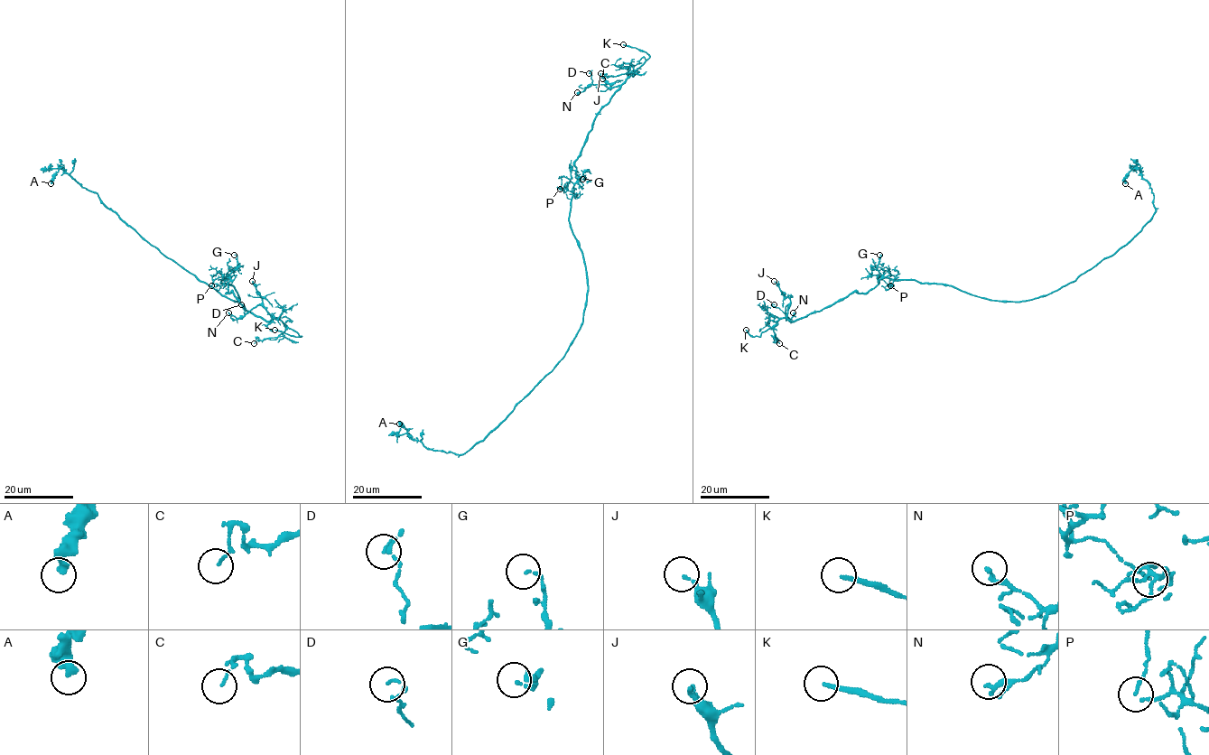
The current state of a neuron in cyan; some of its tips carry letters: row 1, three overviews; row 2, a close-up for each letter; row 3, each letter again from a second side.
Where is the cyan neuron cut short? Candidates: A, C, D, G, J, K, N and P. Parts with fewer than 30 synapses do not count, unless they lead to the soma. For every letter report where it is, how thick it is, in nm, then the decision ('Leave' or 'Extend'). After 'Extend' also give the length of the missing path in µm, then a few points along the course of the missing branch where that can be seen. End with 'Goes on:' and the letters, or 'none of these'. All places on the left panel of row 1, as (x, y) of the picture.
A: Place: (51, 183). Thickness 440 nm. Leave
C: Place: (254, 343). Thickness 90 nm. Leave
D: Place: (241, 304). Thickness 90 nm. Leave
G: Place: (234, 255). Thickness 100 nm. Leave
J: Place: (252, 281). Thickness 150 nm. Leave
K: Place: (274, 330). Thickness 160 nm. Extend. Missing length about 30 µm. Course of what is missing: (274, 330), (254, 331), (209, 317), (193, 325), (189, 322)
N: Place: (228, 312). Thickness 170 nm. Leave
P: Place: (211, 285). Thickness 80 nm. Leave
Goes on: K

